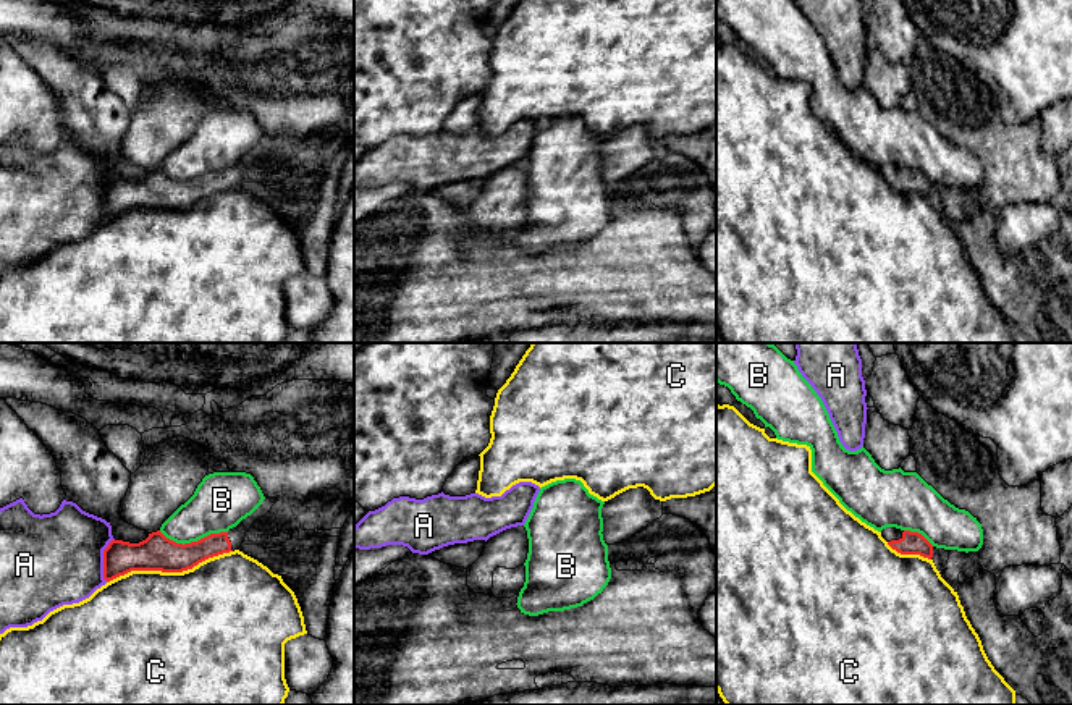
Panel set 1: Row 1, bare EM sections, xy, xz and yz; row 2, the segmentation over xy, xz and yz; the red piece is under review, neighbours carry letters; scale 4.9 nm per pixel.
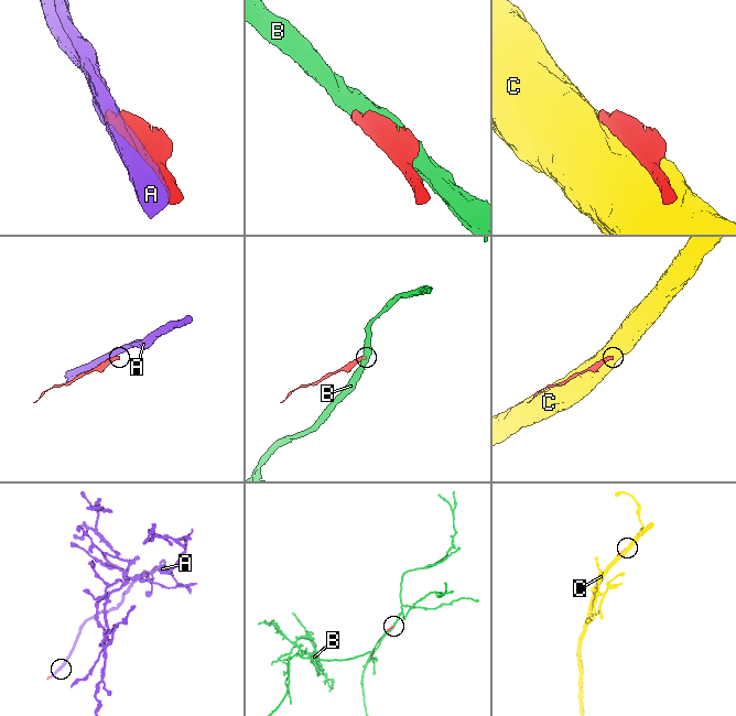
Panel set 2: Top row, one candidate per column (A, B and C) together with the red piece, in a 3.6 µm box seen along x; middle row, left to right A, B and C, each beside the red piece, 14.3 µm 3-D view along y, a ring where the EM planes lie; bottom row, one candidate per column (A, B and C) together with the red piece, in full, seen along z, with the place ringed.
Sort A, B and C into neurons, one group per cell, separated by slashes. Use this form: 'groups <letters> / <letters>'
groups A / B / C

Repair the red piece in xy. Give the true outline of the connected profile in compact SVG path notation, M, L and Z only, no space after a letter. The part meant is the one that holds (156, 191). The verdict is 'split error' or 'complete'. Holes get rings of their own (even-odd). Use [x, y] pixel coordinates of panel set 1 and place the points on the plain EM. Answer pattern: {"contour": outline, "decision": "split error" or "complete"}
{"contour": "M265 136L251 154L228 170L210 171L184 183L167 176L160 168L149 171L139 181L112 178L103 188L103 217L110 220L131 209L183 210L209 196L239 188L251 163L276 139L276 136Z", "decision": "split error"}

